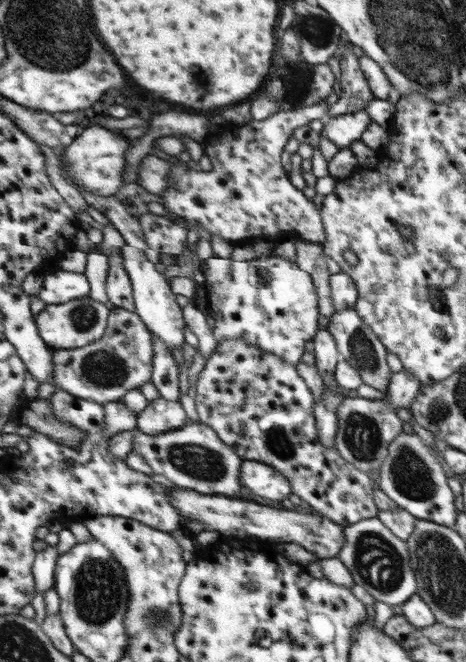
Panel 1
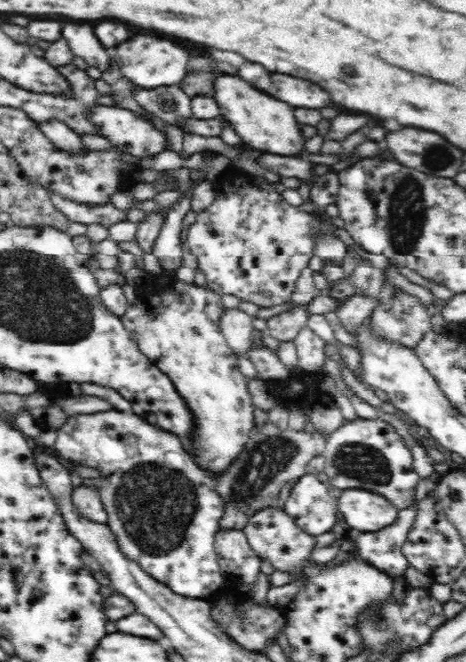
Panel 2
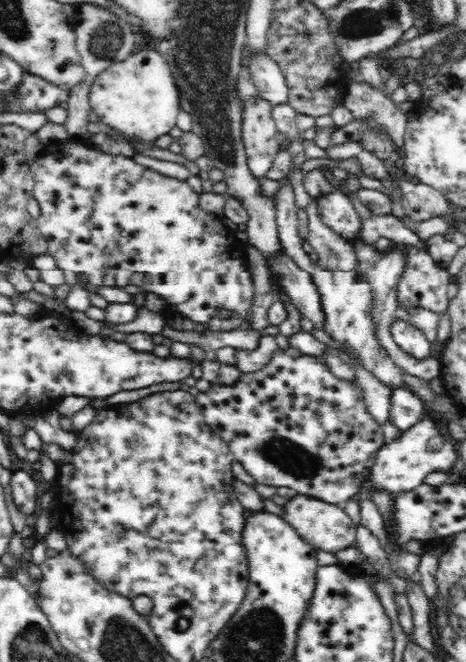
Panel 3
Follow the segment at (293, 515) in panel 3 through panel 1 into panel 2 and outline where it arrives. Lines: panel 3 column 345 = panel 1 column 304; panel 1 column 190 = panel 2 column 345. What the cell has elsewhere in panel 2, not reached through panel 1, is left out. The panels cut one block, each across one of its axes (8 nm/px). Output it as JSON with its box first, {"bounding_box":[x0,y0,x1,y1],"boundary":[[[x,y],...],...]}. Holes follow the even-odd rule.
{"bounding_box":[338,488,399,533],"boundary":[[[360,488],[344,489],[338,508],[352,533],[372,532],[390,526],[399,514],[398,507],[376,491]]]}

